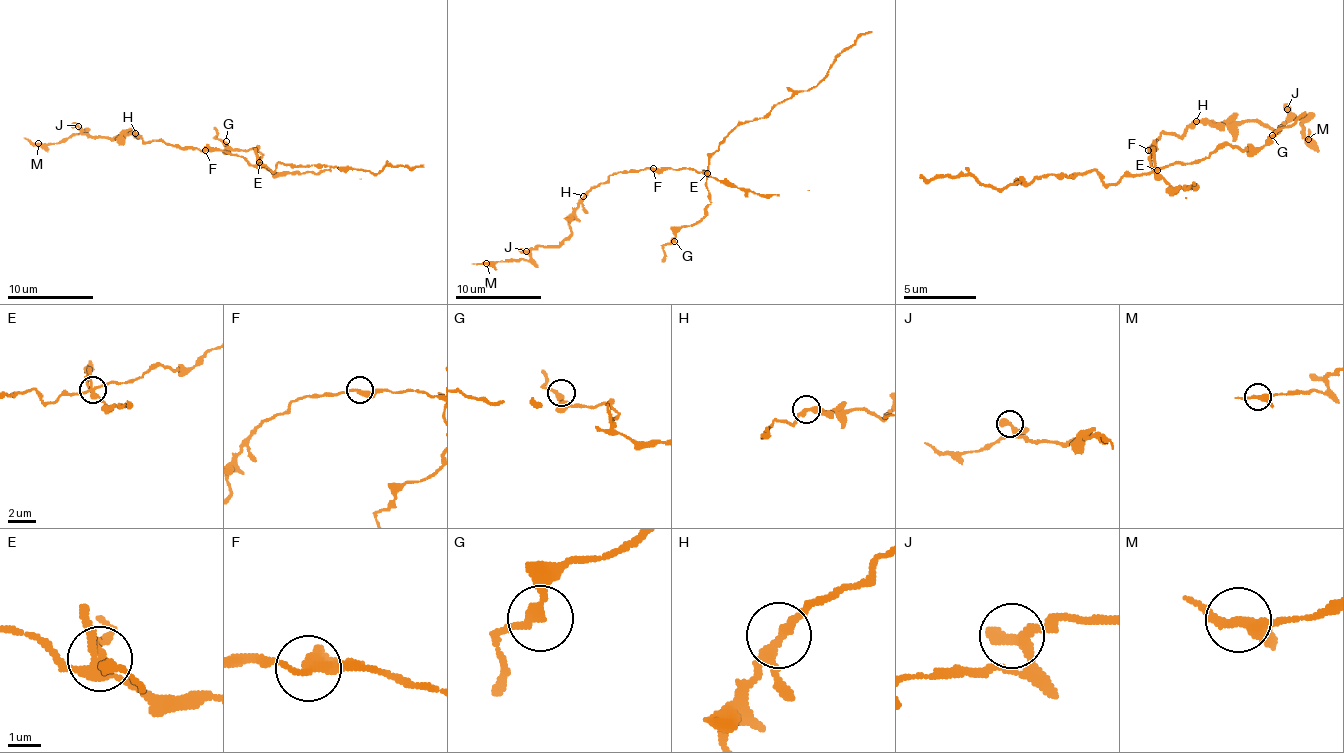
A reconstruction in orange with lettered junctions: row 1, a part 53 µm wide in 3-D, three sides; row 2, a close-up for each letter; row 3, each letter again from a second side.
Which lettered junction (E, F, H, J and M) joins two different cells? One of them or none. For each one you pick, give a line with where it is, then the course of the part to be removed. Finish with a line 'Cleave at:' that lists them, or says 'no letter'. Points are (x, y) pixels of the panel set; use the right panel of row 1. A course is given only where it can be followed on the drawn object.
Cleave at: no letter

